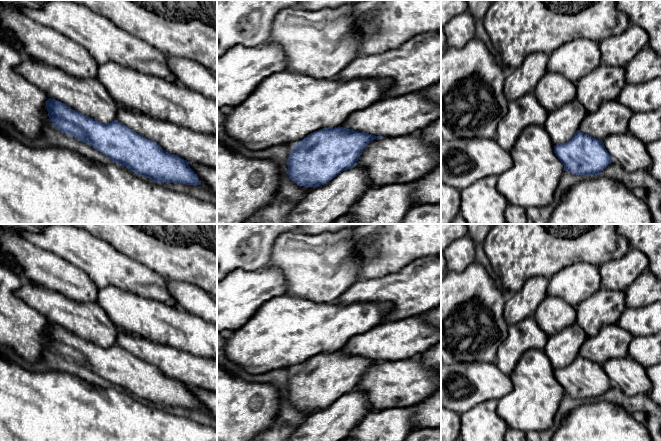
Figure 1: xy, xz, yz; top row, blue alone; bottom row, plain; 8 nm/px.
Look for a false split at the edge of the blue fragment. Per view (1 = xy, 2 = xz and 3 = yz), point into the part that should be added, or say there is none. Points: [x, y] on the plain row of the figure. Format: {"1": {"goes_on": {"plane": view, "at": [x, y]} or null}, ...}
{"1": {"goes_on": null}, "2": {"goes_on": null}, "3": {"goes_on": null}}

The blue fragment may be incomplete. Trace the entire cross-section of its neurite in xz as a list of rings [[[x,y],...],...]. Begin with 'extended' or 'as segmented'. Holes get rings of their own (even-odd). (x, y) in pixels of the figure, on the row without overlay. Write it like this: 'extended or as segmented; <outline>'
as segmented; [[[343,351],[315,355],[294,368],[287,383],[287,399],[304,411],[327,408],[342,395],[356,390],[367,369],[382,361]]]

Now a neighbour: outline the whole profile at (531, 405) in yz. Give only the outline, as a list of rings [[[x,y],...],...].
[[[544,350],[525,351],[509,376],[512,381],[512,390],[497,401],[497,414],[507,428],[524,433],[528,431],[540,433],[549,429],[564,396],[564,389],[554,377],[554,369]]]

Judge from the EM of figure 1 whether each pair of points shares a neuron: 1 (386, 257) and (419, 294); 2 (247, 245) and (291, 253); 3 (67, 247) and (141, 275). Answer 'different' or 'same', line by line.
1: different
2: different
3: same

